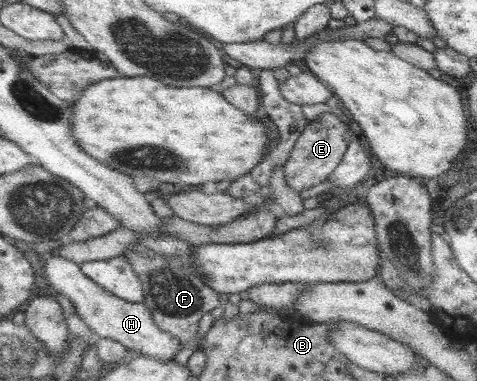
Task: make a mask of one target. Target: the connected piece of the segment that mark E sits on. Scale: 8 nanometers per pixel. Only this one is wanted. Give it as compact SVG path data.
M322 113L314 121L307 123L283 166L287 184L300 192L324 182L342 161L352 134L356 133L355 128L348 127L332 113Z

